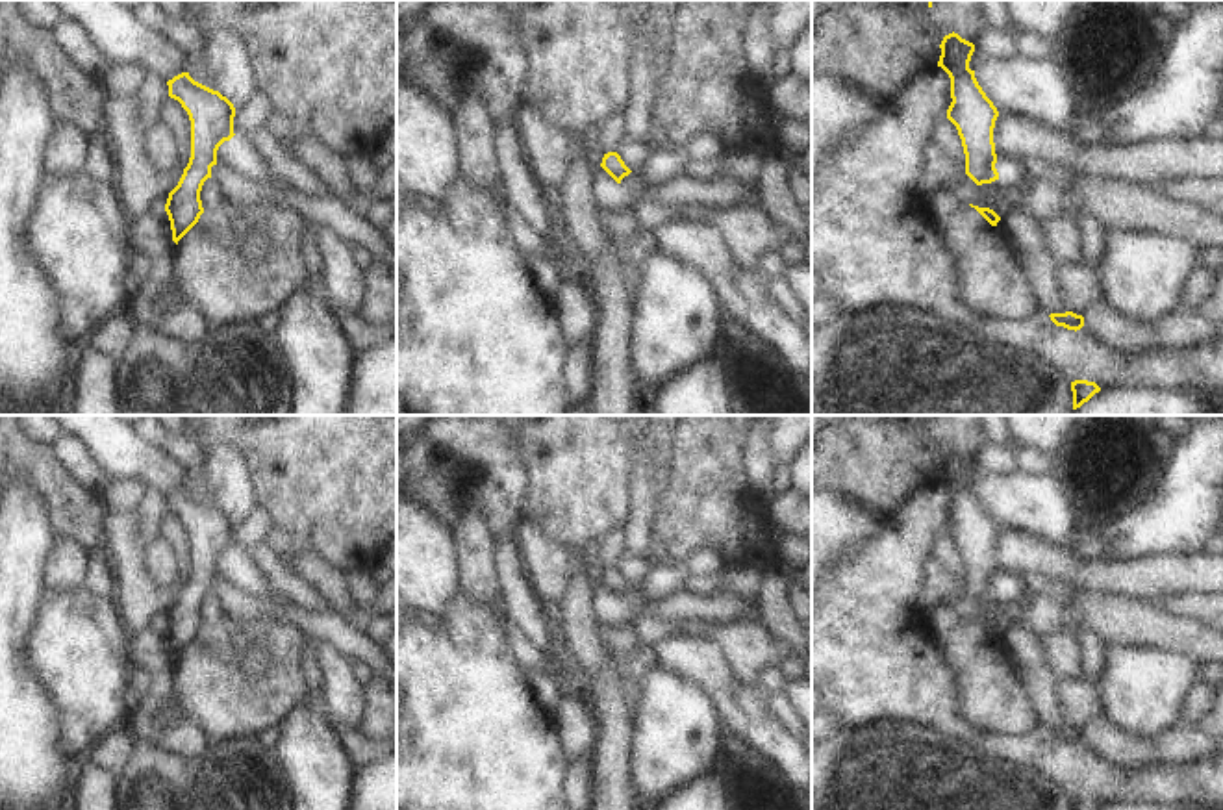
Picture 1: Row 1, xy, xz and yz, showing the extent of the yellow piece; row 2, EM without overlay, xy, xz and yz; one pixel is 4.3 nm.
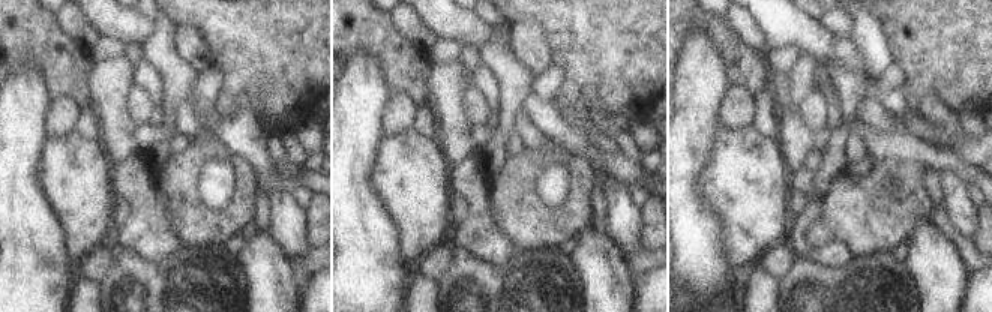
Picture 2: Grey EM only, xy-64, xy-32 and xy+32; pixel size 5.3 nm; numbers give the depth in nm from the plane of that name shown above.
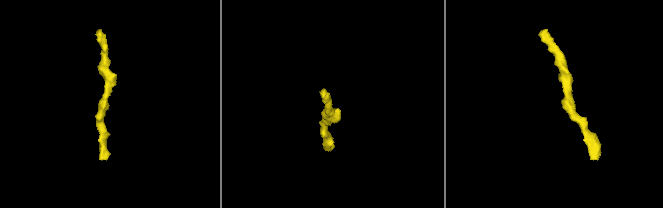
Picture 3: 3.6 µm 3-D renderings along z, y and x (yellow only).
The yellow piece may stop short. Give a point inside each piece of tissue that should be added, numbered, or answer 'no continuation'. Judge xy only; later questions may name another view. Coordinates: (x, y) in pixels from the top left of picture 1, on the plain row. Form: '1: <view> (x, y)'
no continuation

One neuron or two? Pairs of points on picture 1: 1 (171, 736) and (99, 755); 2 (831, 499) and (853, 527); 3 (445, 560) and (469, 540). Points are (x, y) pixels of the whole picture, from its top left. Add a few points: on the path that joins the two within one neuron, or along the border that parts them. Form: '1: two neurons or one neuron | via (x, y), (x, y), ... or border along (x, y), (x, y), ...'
1: two neurons | border along (128, 725), (138, 736)
2: one neuron | via (832, 506), (845, 519)
3: two neurons | border along (454, 532), (464, 590)

